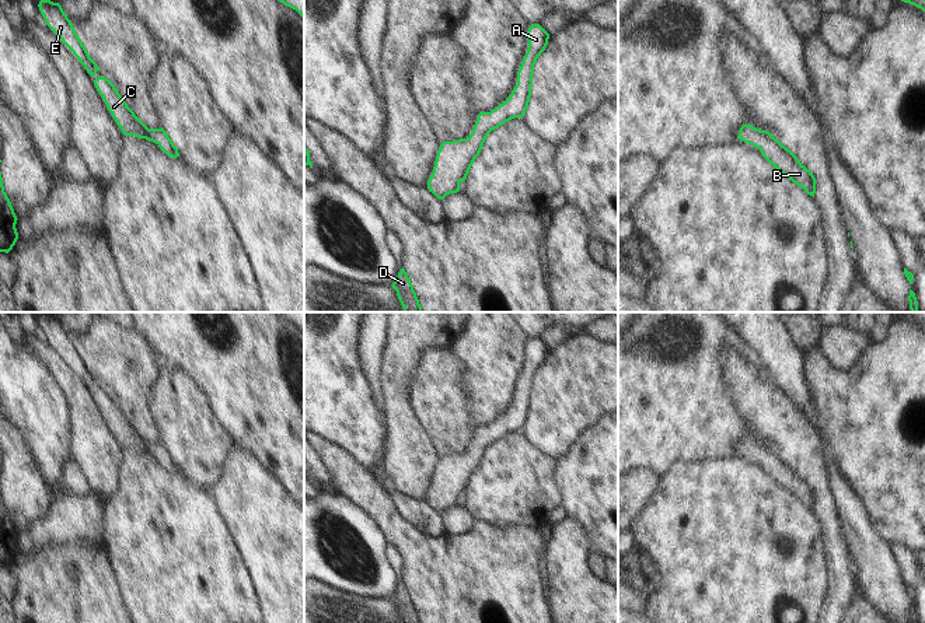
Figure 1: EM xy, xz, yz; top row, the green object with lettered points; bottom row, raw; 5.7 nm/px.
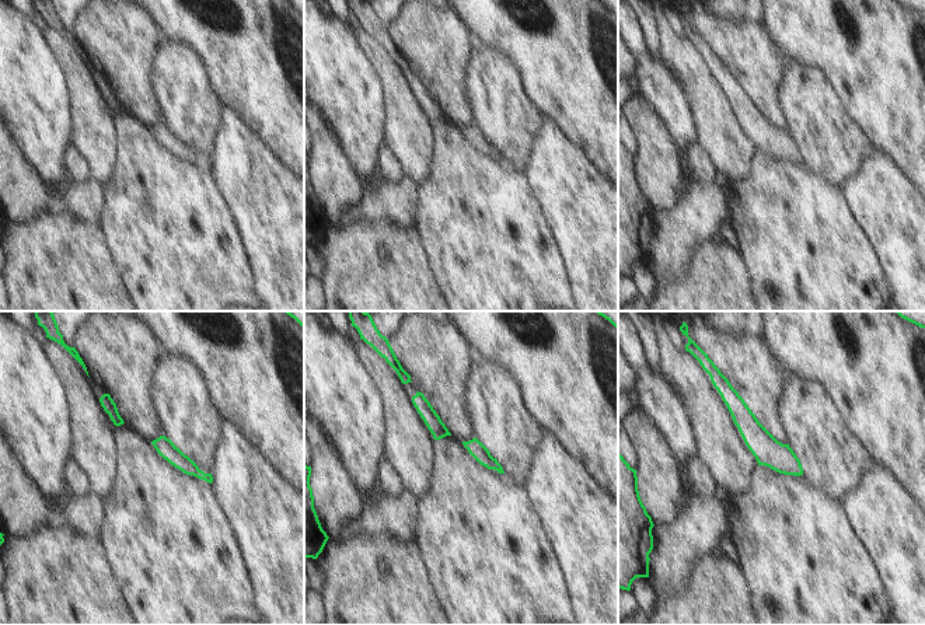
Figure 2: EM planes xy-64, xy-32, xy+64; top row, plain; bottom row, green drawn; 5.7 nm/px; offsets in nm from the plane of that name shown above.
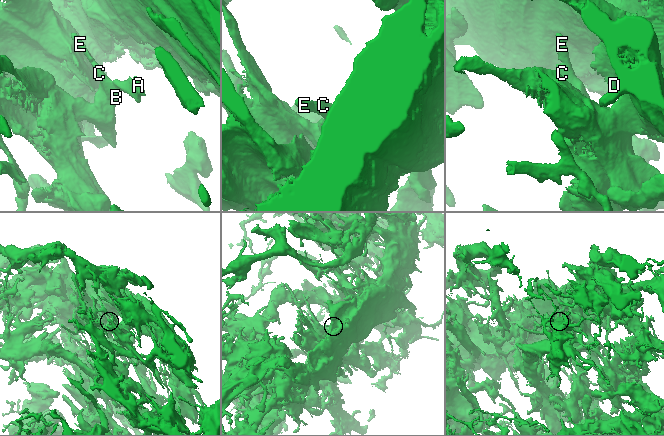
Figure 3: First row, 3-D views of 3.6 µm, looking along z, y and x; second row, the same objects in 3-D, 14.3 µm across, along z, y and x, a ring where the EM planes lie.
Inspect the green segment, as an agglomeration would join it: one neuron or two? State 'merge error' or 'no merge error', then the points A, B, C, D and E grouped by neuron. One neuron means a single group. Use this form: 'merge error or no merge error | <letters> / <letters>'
no merge error | A B C D E

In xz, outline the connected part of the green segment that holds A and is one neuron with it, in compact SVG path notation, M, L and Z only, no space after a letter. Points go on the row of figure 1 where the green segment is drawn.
M531 24L527 31L528 49L517 71L517 84L512 94L491 112L479 112L471 134L467 139L443 141L436 155L427 189L437 199L460 192L460 182L479 155L488 134L514 118L523 118L530 102L534 64L548 45L549 34Z

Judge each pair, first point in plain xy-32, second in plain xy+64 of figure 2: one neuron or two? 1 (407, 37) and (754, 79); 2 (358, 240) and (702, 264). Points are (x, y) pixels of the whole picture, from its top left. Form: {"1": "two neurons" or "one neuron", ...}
{"1": "one neuron", "2": "one neuron"}

